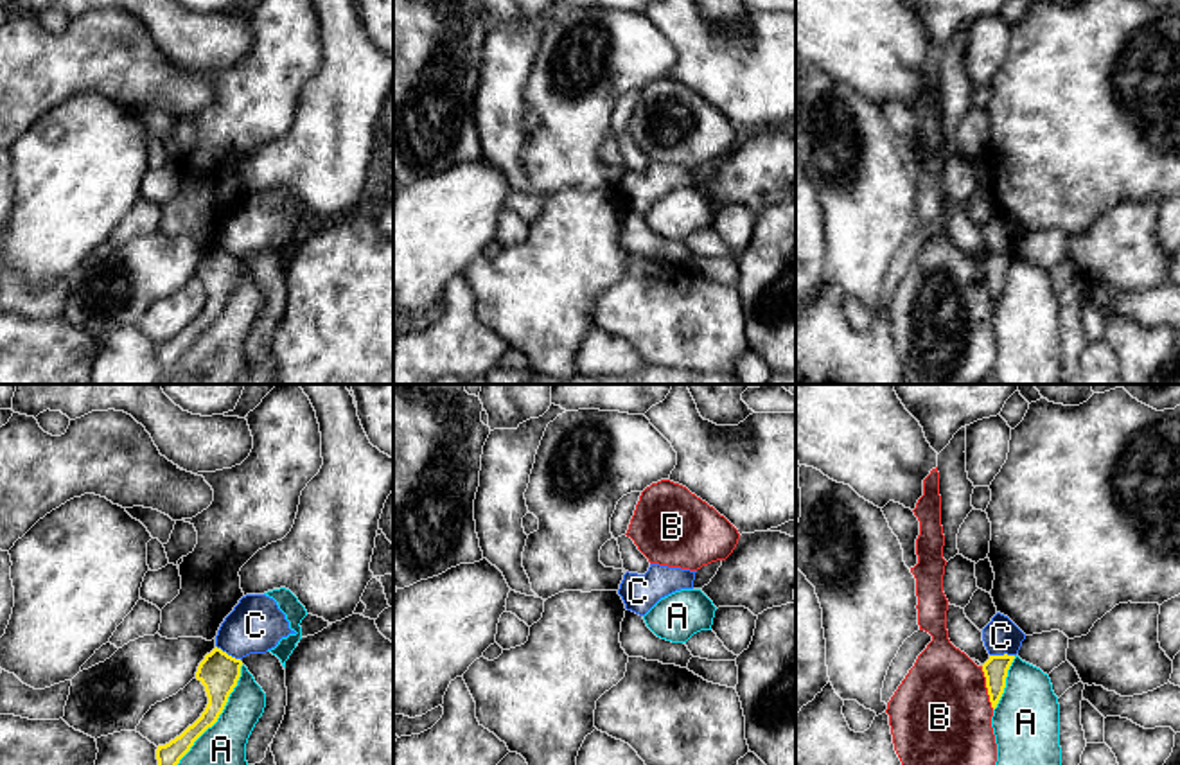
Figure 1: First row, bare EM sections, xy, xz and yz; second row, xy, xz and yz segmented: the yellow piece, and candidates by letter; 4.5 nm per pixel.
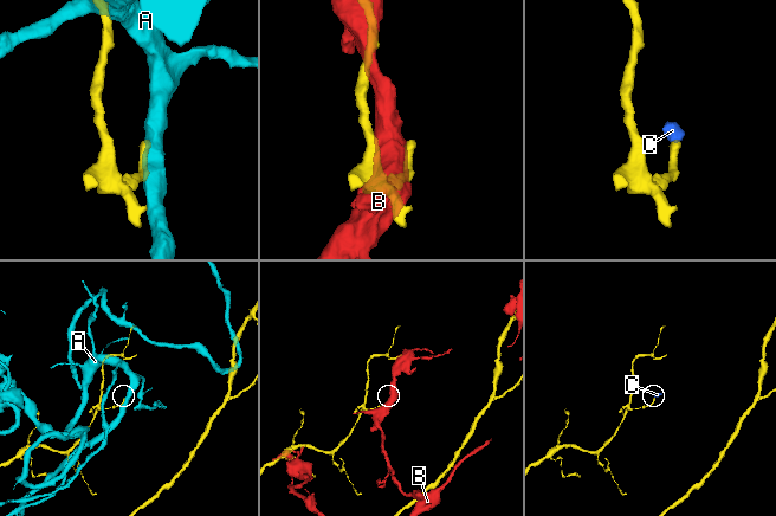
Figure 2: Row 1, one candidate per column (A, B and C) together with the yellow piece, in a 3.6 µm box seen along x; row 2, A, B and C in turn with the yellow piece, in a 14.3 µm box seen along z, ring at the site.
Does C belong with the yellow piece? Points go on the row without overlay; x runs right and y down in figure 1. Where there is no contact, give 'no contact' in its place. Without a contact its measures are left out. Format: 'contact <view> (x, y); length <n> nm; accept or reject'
contact xy (227, 252); length 140 nm; reject

